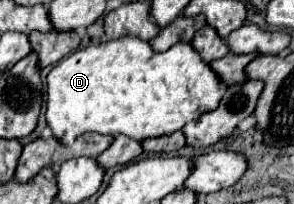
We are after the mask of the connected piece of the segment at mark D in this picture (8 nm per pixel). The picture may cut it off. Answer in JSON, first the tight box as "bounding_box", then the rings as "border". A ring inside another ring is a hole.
{"bounding_box":[47,35,227,145],"border":[[[125,35],[107,43],[77,49],[59,61],[59,65],[47,75],[47,123],[53,129],[53,135],[65,145],[71,145],[73,139],[87,131],[97,131],[103,135],[123,133],[143,141],[183,129],[185,123],[197,119],[203,111],[217,109],[225,91],[227,85],[221,83],[217,73],[201,59],[191,43],[181,41],[171,49],[157,53],[149,41],[135,35]]]}

